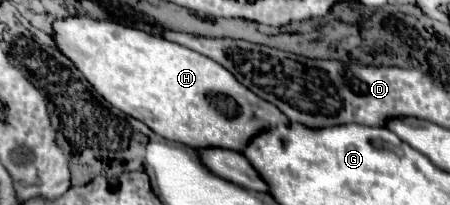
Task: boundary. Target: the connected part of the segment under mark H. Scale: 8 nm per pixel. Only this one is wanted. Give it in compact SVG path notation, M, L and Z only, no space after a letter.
M71 16L67 20L55 22L55 42L59 50L63 50L63 54L71 58L71 62L75 62L83 76L95 86L95 90L99 90L99 94L107 98L107 102L111 102L119 110L125 110L125 114L141 120L153 132L167 140L181 142L197 150L227 148L243 152L257 134L269 130L275 124L289 122L277 106L265 102L257 94L251 94L251 90L237 82L237 78L229 70L223 70L223 66L211 62L211 58L203 58L203 54L195 54L193 50L187 50L165 38L143 34L143 30L119 26L117 22L99 22L93 18Z

